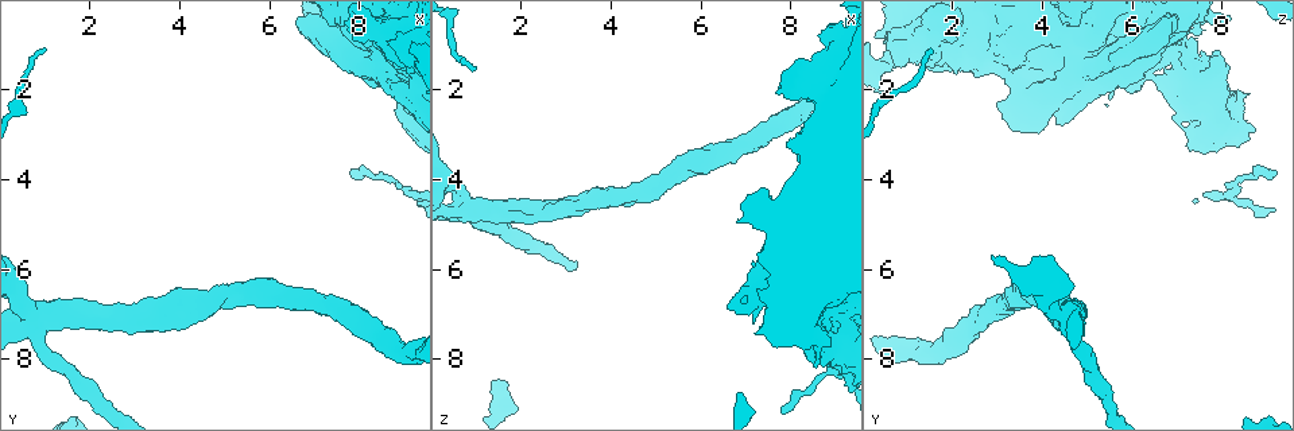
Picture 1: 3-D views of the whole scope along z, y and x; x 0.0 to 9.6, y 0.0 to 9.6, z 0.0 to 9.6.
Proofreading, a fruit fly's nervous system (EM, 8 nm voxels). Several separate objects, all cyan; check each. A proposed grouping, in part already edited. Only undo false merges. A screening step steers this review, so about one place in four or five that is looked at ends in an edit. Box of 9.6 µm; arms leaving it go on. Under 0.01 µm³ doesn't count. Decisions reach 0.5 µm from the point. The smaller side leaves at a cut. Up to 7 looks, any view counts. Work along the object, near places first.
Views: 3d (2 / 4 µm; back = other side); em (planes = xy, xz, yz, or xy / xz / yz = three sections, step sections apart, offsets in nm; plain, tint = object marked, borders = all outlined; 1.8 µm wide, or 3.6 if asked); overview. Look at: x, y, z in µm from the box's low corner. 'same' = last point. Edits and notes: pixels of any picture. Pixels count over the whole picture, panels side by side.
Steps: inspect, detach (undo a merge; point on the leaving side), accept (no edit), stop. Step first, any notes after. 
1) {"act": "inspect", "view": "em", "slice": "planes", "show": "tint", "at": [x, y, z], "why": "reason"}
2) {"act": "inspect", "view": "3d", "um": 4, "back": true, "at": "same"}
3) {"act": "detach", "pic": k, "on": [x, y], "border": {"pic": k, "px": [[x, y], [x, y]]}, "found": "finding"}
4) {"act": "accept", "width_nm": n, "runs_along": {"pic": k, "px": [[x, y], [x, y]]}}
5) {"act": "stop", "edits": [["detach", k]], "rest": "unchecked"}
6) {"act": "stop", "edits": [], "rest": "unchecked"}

{"act": "inspect", "view": "em", "slice": "planes", "show": "tint", "at": [8.80, 1.20, 7.15], "why": "closes a loop"}

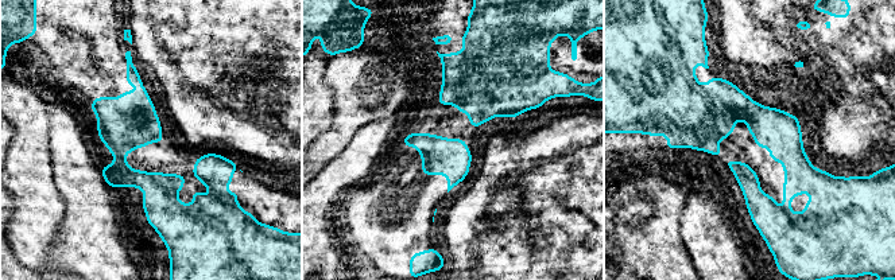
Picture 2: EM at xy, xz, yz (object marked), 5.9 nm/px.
{"act": "accept", "width_nm": 220, "found": "continuous, no second neuron"}

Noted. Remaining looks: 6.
{"act": "inspect", "view": "3d", "um": 4, "at": [6.90, 0.60, 6.65]}

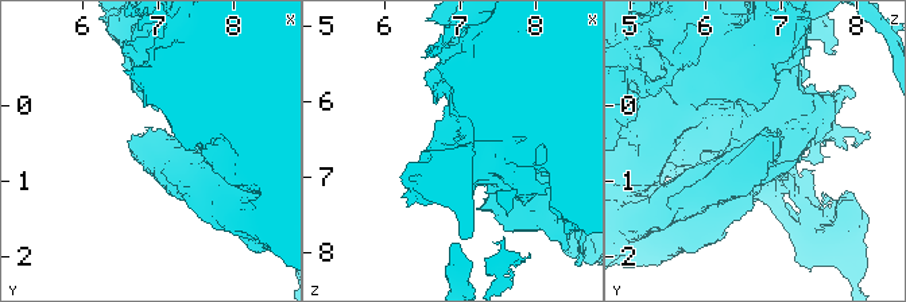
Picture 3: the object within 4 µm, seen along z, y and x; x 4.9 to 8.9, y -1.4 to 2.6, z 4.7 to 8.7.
{"act": "inspect", "view": "em", "um": 3.6, "slice": "planes", "show": "borders", "at": [6.90, 0.65, 6.70], "why": "need the tissue"}

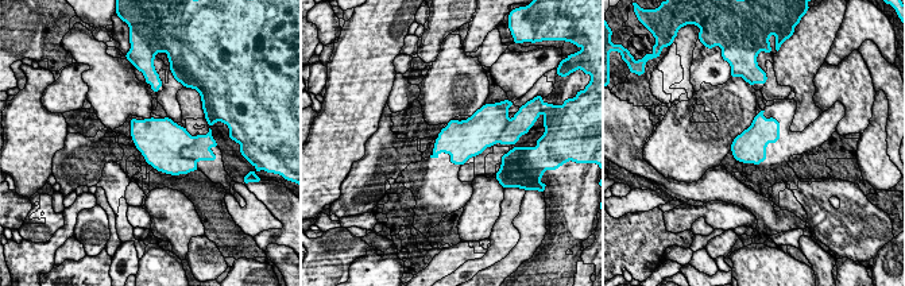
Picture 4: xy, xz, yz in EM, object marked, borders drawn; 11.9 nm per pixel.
{"act": "detach", "pic": 4, "on": [161, 145], "border": {"pic": 4, "px": [[194, 138], [181, 150], [192, 161]]}, "found": "two neurons meet here"}

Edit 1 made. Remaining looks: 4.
{"act": "inspect", "view": "3d", "um": 4, "at": [0.80, 7.10, 4.55], "why": "abrupt turn"}

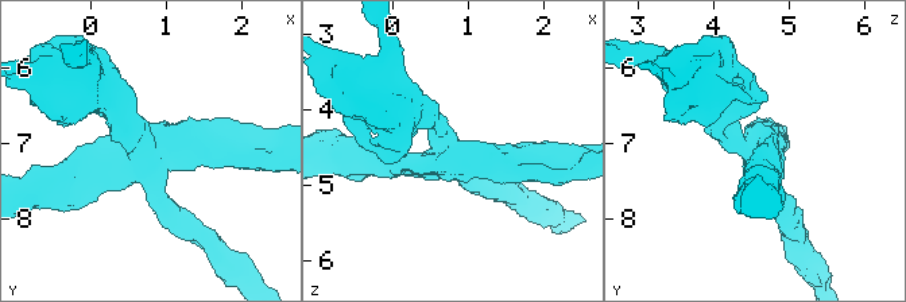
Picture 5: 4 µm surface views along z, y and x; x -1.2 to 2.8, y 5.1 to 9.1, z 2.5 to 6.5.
{"act": "inspect", "view": "em", "slice": "planes", "show": "tint", "at": [0.80, 7.10, 4.60], "why": "now the EM"}

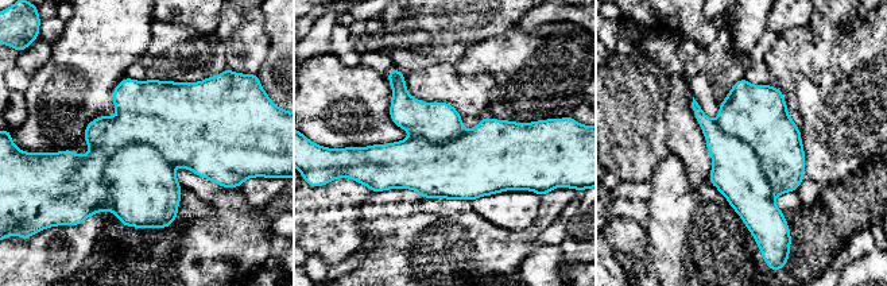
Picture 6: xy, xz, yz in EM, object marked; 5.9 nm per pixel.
{"act": "detach", "pic": 6, "on": [140, 182], "border": {"pic": 6, "px": [[173, 166], [120, 147], [107, 208]]}, "found": "a second neuron is stuck on"}

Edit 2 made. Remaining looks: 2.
{"act": "stop", "edits": [["detach", 4], ["detach", 6]], "rest": "unchecked"}

